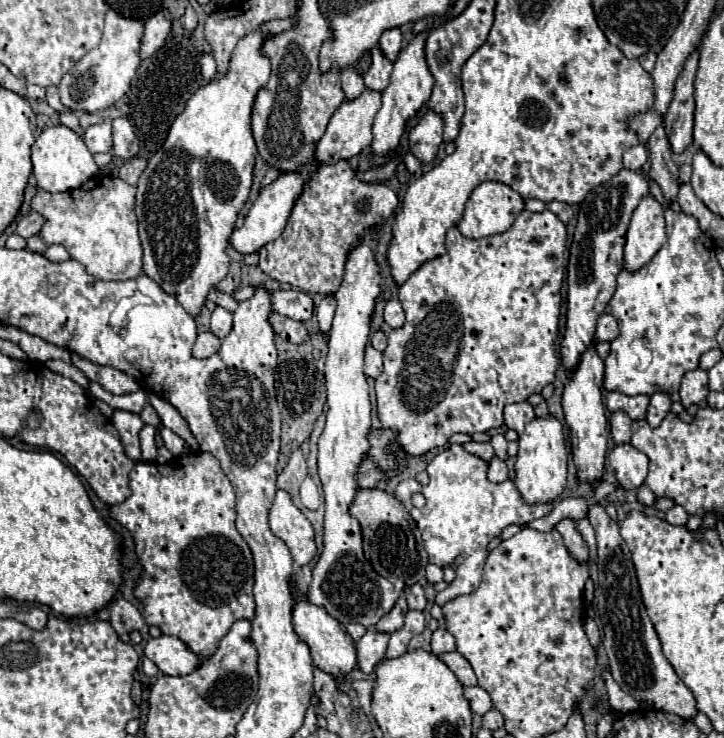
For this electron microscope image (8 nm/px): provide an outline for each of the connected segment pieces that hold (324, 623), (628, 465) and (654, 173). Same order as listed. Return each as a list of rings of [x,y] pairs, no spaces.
[[[300,598],[300,600],[296,600],[294,610],[292,610],[292,622],[294,622],[296,634],[308,642],[312,660],[322,672],[326,672],[334,678],[344,678],[358,666],[352,636],[344,630],[344,626],[338,620],[328,616],[328,612],[324,608],[308,604],[304,598]]]
[[[630,444],[616,446],[610,452],[608,462],[614,468],[616,480],[624,490],[640,488],[648,476],[648,456],[638,452]]]
[[[658,126],[654,134],[650,136],[648,150],[650,150],[650,160],[652,160],[648,176],[654,182],[658,182],[658,186],[662,188],[666,196],[666,206],[670,206],[670,202],[676,200],[680,178],[678,178],[678,166],[672,160],[672,152],[670,152],[668,138],[664,134],[664,126]]]

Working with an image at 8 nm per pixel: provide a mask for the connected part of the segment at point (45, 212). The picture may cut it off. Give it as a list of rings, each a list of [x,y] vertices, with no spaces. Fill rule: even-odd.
[[[100,174],[70,192],[52,194],[38,190],[32,210],[46,218],[40,230],[46,246],[62,244],[72,260],[84,264],[100,280],[132,280],[142,274],[142,244],[134,214],[134,194],[136,186],[116,176]]]

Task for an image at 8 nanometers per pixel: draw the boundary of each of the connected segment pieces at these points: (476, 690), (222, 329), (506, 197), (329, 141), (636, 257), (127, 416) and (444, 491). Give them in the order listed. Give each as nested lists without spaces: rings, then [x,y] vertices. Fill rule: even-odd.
[[[470,686],[470,688],[464,688],[464,698],[470,702],[470,708],[472,712],[484,716],[490,708],[492,708],[492,700],[488,696],[488,692],[480,686]]]
[[[216,306],[216,310],[212,312],[212,322],[210,322],[212,332],[218,338],[224,338],[230,330],[232,330],[232,314],[220,306]]]
[[[486,181],[476,187],[472,192],[472,196],[468,198],[466,210],[464,210],[464,218],[458,224],[458,230],[462,236],[478,240],[478,238],[486,238],[492,234],[502,234],[506,232],[516,216],[524,210],[524,200],[518,192],[514,192],[510,186],[502,184],[502,182]]]
[[[364,90],[358,98],[344,102],[332,116],[326,134],[322,136],[322,140],[316,146],[316,162],[312,166],[308,166],[308,170],[316,168],[316,164],[334,164],[336,160],[344,158],[352,158],[356,154],[360,154],[364,148],[368,148],[372,144],[372,124],[374,124],[374,116],[378,114],[382,102],[380,102],[380,92],[374,90]]]
[[[652,196],[642,198],[634,210],[624,246],[624,268],[628,272],[638,272],[638,268],[646,266],[666,242],[662,212],[662,206]]]
[[[116,410],[114,416],[112,416],[112,424],[120,432],[120,440],[124,444],[124,450],[126,450],[128,458],[132,458],[134,462],[140,462],[142,456],[140,456],[140,444],[138,444],[138,432],[144,426],[140,416],[132,414],[132,412]]]
[[[452,444],[442,448],[428,462],[430,482],[426,486],[420,486],[414,478],[406,478],[394,492],[394,496],[410,510],[412,518],[422,530],[422,540],[430,562],[442,562],[442,566],[452,566],[456,570],[454,582],[436,594],[436,604],[440,606],[478,588],[486,560],[486,546],[500,534],[502,528],[510,524],[524,524],[548,514],[548,504],[524,504],[512,480],[509,479],[509,486],[492,484],[488,482],[486,472],[486,460],[466,452],[462,444]],[[416,492],[426,498],[424,508],[416,508],[412,504],[412,494]]]

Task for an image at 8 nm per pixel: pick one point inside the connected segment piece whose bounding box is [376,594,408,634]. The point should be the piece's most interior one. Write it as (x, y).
(394, 619)

